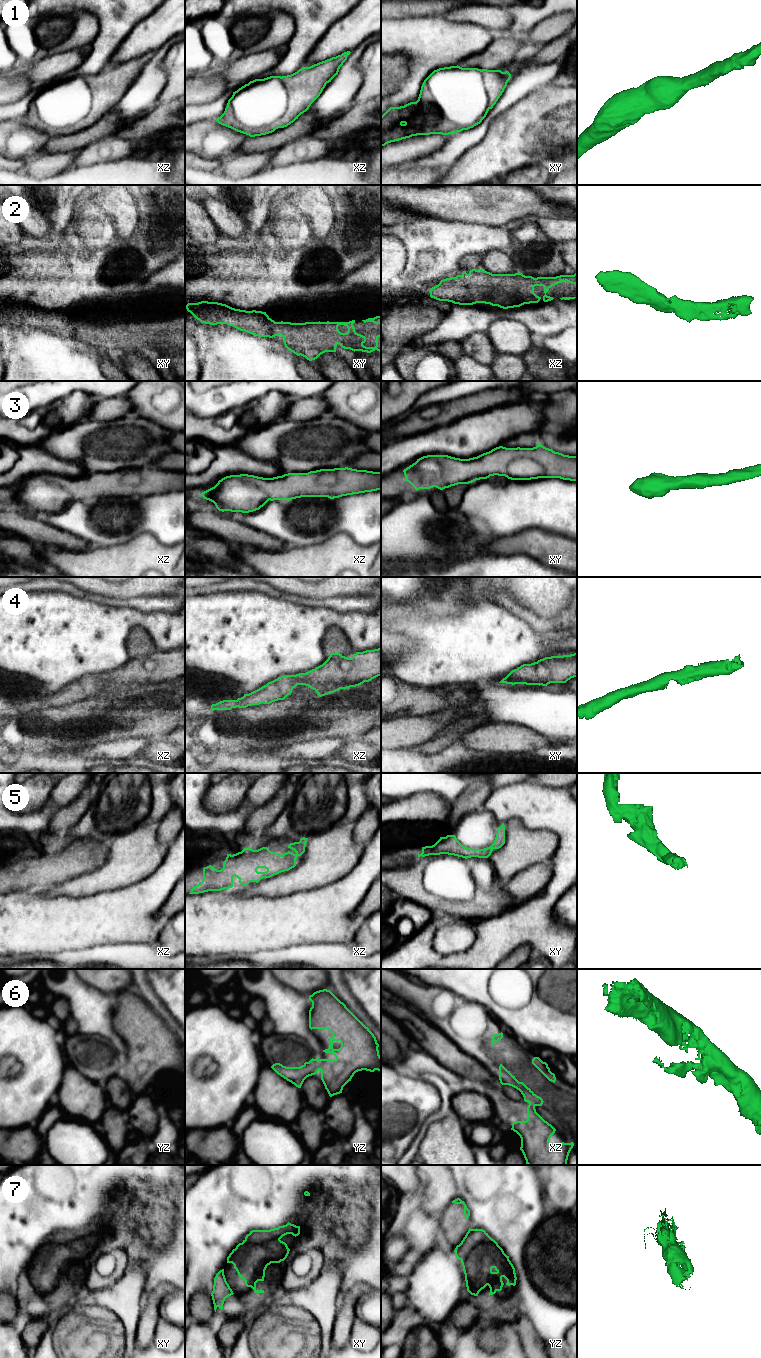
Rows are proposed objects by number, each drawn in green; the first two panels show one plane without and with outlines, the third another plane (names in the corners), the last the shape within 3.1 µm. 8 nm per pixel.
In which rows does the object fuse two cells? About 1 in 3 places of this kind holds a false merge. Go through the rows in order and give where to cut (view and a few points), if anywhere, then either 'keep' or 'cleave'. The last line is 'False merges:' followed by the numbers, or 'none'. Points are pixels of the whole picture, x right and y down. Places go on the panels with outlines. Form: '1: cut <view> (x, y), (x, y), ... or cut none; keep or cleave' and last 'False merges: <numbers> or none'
1: cut none; keep
2: cut none; keep
3: cut none; keep
4: cut none; keep
5: cut none; keep
6: cut yz (318, 1060), (319, 1069); cleave
7: cut none; keep
False merges: 6

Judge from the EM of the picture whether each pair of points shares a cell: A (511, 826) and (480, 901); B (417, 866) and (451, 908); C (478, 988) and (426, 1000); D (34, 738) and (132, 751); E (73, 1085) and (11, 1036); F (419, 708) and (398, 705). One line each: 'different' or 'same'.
A: different
B: same
C: different
D: different
E: different
F: same

